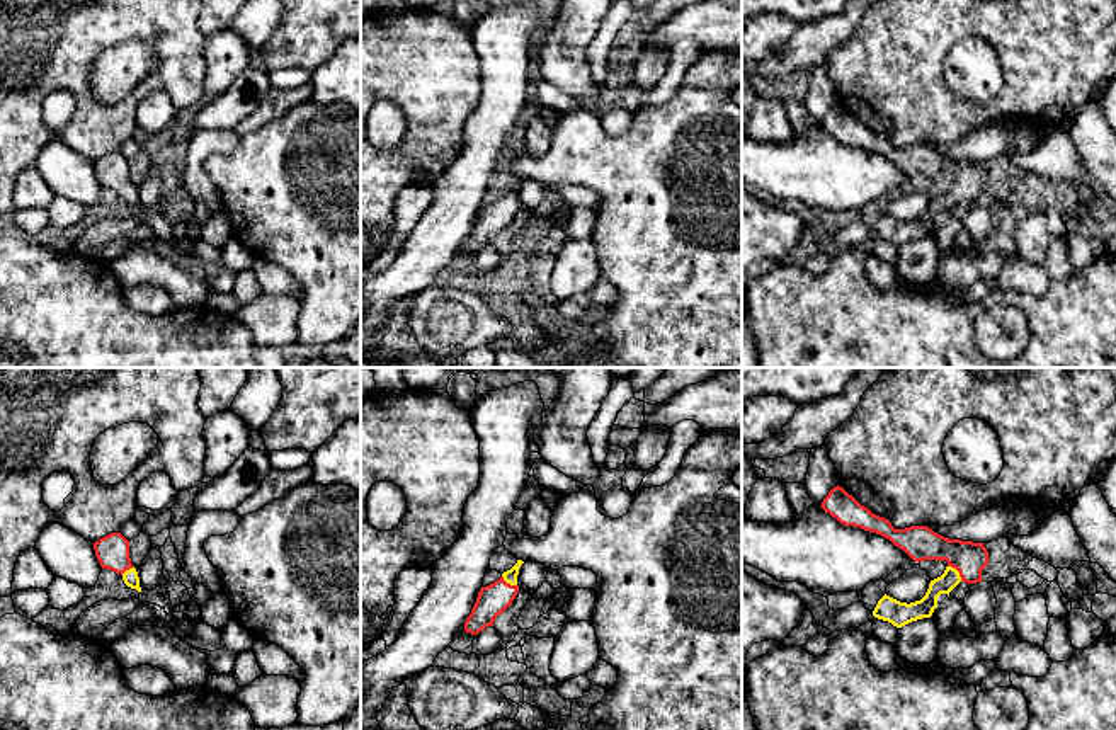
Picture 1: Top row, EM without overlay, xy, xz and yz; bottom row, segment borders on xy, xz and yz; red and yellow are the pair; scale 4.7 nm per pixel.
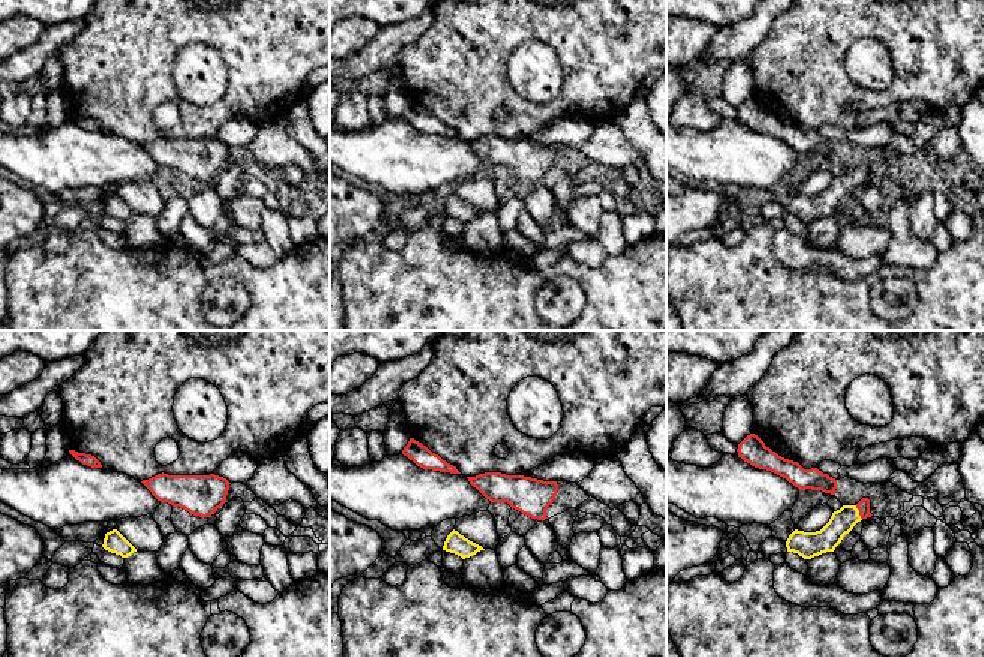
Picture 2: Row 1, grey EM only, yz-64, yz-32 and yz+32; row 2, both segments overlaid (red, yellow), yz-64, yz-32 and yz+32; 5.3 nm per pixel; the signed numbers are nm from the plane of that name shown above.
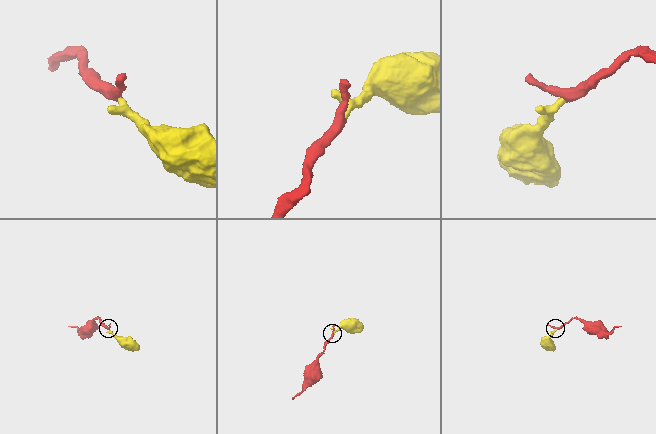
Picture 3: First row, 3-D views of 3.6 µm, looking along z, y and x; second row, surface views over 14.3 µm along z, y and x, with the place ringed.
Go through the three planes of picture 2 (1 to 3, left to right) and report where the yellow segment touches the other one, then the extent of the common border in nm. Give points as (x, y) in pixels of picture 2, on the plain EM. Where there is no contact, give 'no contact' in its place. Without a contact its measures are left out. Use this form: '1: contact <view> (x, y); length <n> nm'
1: no contact
2: no contact
3: contact yz+32 (860, 177); length 90 nm

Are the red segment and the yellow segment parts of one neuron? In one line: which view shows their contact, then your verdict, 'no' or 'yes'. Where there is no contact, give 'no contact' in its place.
meets red in yz; yes

